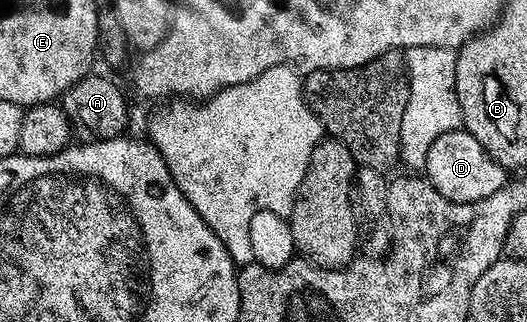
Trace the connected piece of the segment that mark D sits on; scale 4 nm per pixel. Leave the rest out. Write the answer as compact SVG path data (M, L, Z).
M459 128L452 132L446 132L444 136L438 136L432 148L428 148L428 160L424 167L426 181L444 196L453 202L475 202L492 196L492 192L500 192L508 180L508 171L505 166L492 160L488 152L465 130Z

